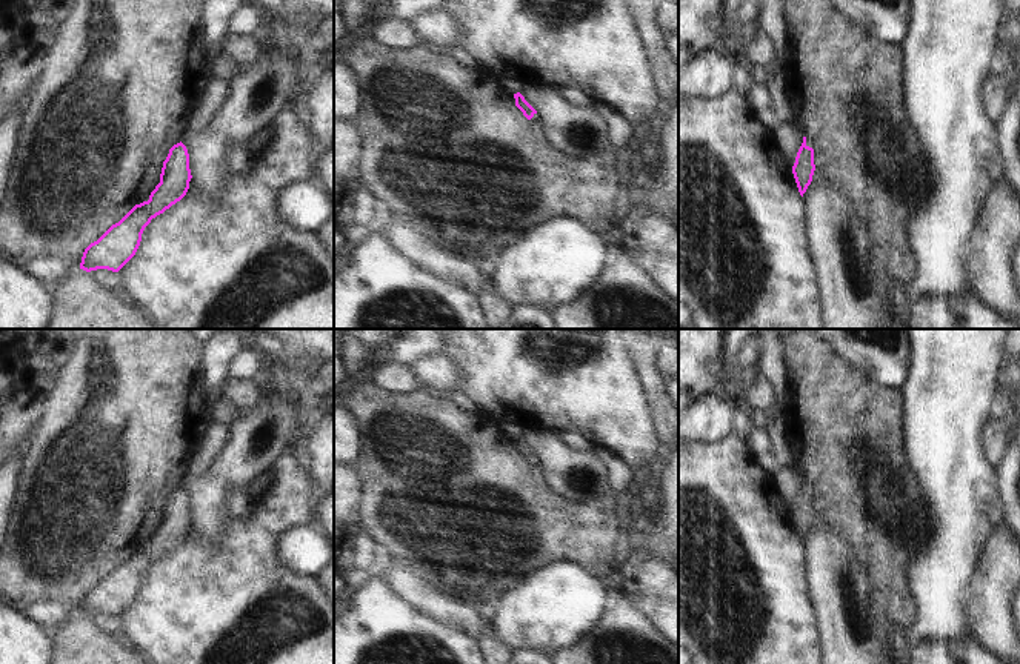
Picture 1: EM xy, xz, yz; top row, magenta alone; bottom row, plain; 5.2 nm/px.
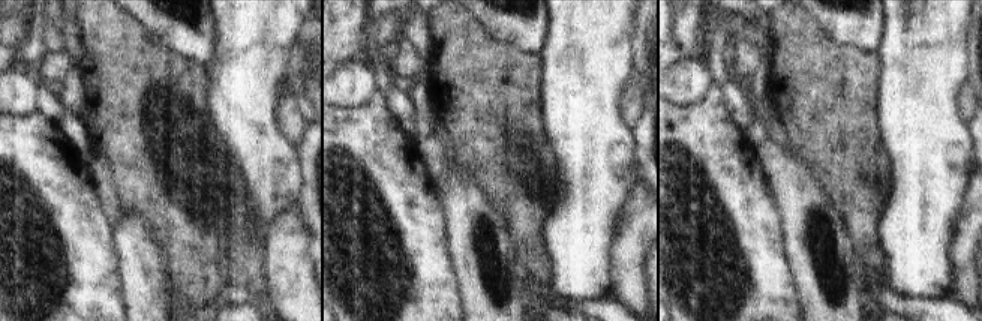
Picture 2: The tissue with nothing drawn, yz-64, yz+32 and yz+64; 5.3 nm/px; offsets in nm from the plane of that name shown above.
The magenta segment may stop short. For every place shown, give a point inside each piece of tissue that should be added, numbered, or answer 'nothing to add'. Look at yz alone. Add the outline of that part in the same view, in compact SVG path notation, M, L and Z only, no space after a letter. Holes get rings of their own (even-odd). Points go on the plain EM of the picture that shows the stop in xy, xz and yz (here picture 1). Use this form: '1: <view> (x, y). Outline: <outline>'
1: yz (799, 471). Outline: M798 466L795 470L794 470L795 475L800 475L803 478L803 481L806 483L806 490L812 492L814 493L814 487L812 487L812 483L808 476L808 473L803 470L802 466Z

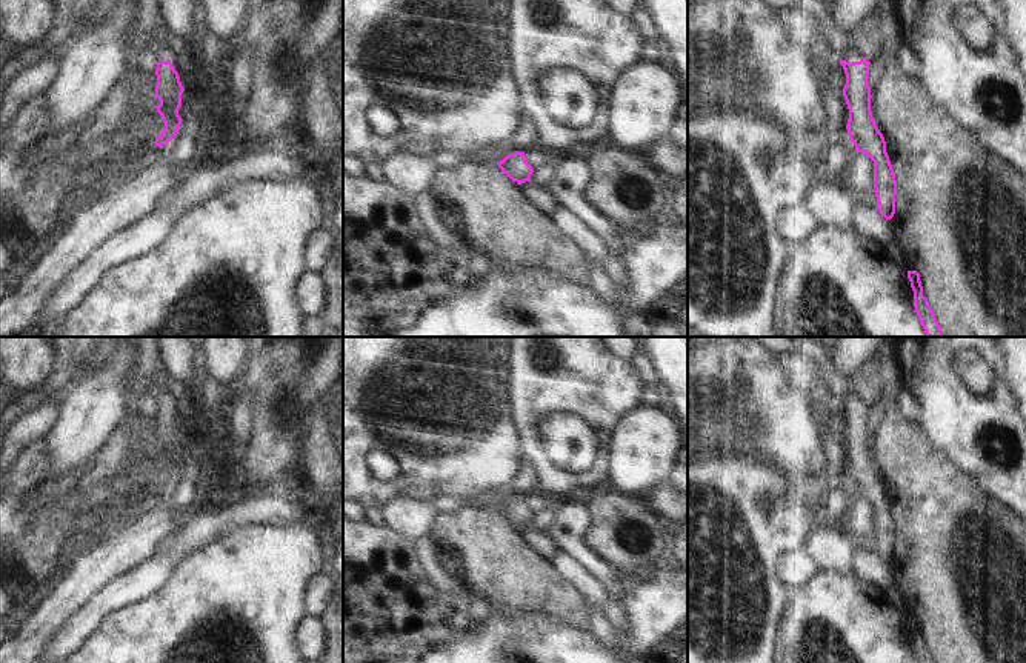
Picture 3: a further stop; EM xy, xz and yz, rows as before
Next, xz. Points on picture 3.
nothing to add.

